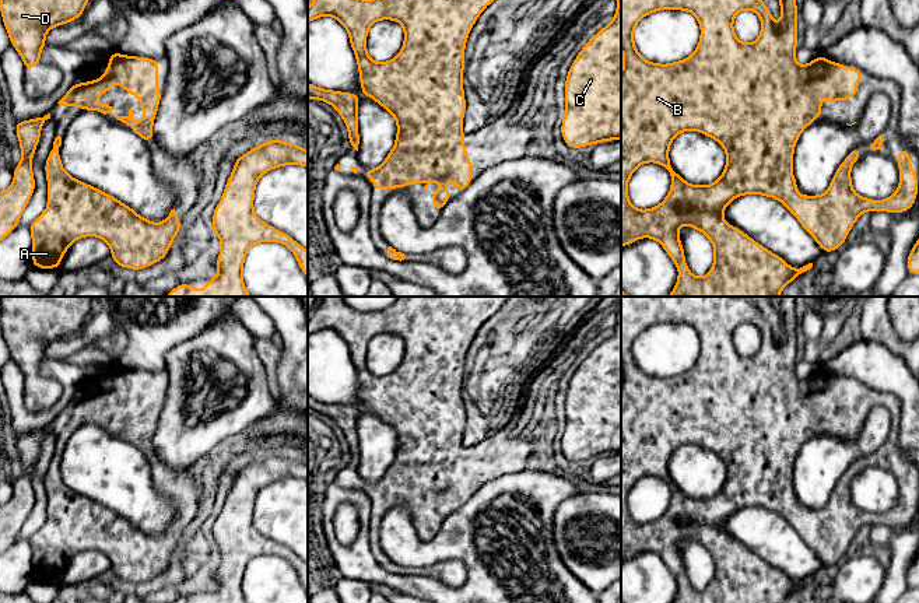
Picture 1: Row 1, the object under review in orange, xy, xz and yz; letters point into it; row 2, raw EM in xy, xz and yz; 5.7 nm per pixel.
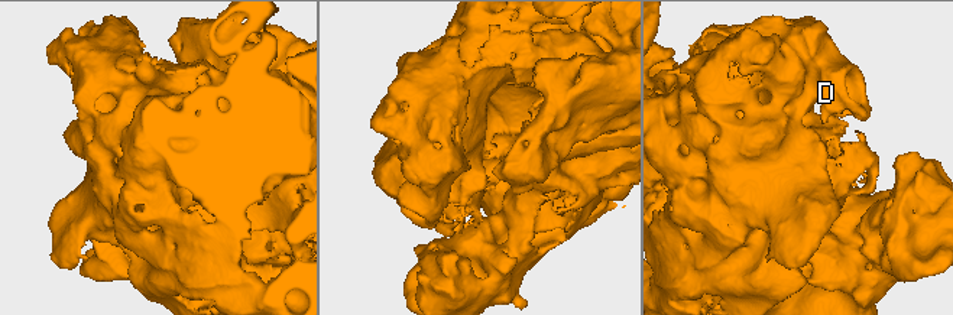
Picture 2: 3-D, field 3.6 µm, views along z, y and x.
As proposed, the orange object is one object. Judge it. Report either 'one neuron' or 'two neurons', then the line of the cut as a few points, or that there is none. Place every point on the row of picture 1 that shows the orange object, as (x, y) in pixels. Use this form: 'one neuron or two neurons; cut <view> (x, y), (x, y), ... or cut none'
one neuron; cut none

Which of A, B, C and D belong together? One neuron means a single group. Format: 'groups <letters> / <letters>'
groups A B C D

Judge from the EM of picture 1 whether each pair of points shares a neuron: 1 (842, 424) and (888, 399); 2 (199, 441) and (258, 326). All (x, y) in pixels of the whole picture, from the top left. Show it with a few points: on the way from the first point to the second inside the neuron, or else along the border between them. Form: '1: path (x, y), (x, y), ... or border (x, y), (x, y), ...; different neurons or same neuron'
1: path (853, 413), (867, 399), (877, 399); same neuron
2: border (230, 311), (253, 337); different neurons

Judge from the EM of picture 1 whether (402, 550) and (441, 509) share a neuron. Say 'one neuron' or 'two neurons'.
two neurons

